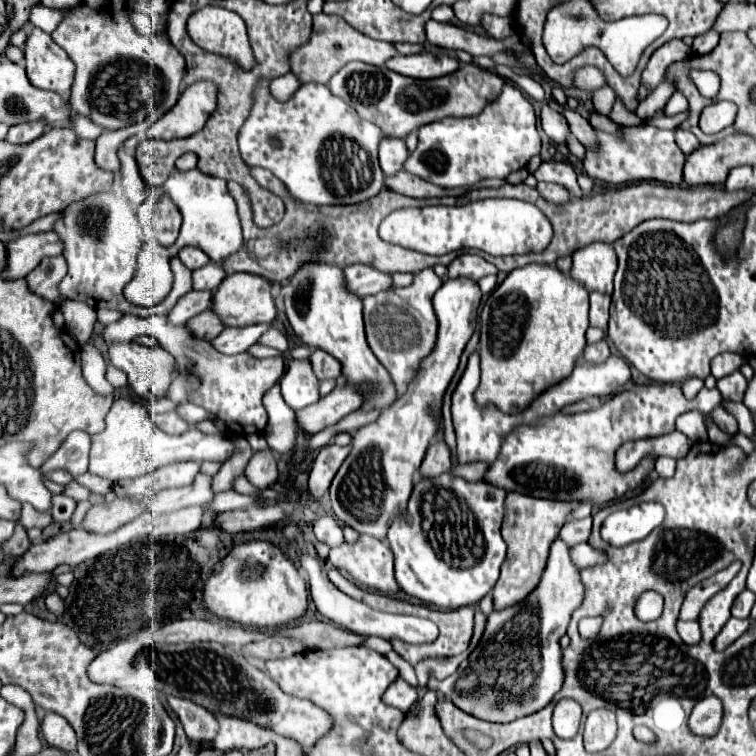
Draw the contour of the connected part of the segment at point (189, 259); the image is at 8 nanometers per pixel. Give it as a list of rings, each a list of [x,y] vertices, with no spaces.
[[[193,246],[181,248],[181,252],[177,256],[189,270],[197,270],[197,268],[209,264],[209,256],[201,248],[193,248]]]

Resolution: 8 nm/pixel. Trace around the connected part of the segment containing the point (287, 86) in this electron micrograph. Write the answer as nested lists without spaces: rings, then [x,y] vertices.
[[[289,72],[289,74],[281,76],[281,78],[275,78],[269,88],[271,88],[271,94],[277,96],[277,100],[285,102],[285,100],[289,100],[289,98],[295,94],[295,90],[297,90],[299,86],[301,86],[301,82]]]

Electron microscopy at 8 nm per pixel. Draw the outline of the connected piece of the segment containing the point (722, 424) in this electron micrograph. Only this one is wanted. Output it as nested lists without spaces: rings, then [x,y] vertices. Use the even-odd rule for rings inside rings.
[[[717,406],[717,408],[711,412],[711,418],[715,420],[715,424],[717,424],[723,432],[735,434],[735,418],[733,418],[729,412],[725,412],[721,406]]]

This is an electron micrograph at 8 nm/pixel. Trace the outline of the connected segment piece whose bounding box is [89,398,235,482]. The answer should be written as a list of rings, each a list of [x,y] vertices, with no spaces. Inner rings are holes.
[[[115,400],[107,418],[105,432],[91,436],[91,456],[89,456],[89,472],[111,482],[115,480],[137,480],[139,476],[153,472],[165,464],[179,460],[213,460],[225,462],[235,446],[225,436],[209,436],[199,432],[197,428],[189,428],[183,436],[171,436],[153,424],[149,412],[143,404],[133,400]]]

